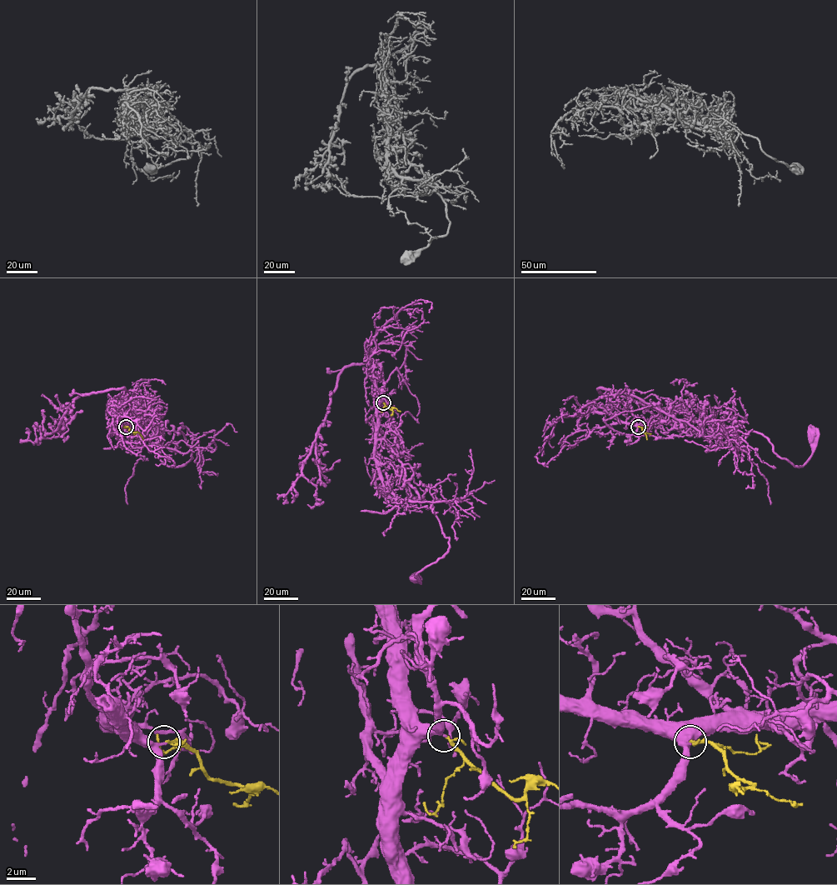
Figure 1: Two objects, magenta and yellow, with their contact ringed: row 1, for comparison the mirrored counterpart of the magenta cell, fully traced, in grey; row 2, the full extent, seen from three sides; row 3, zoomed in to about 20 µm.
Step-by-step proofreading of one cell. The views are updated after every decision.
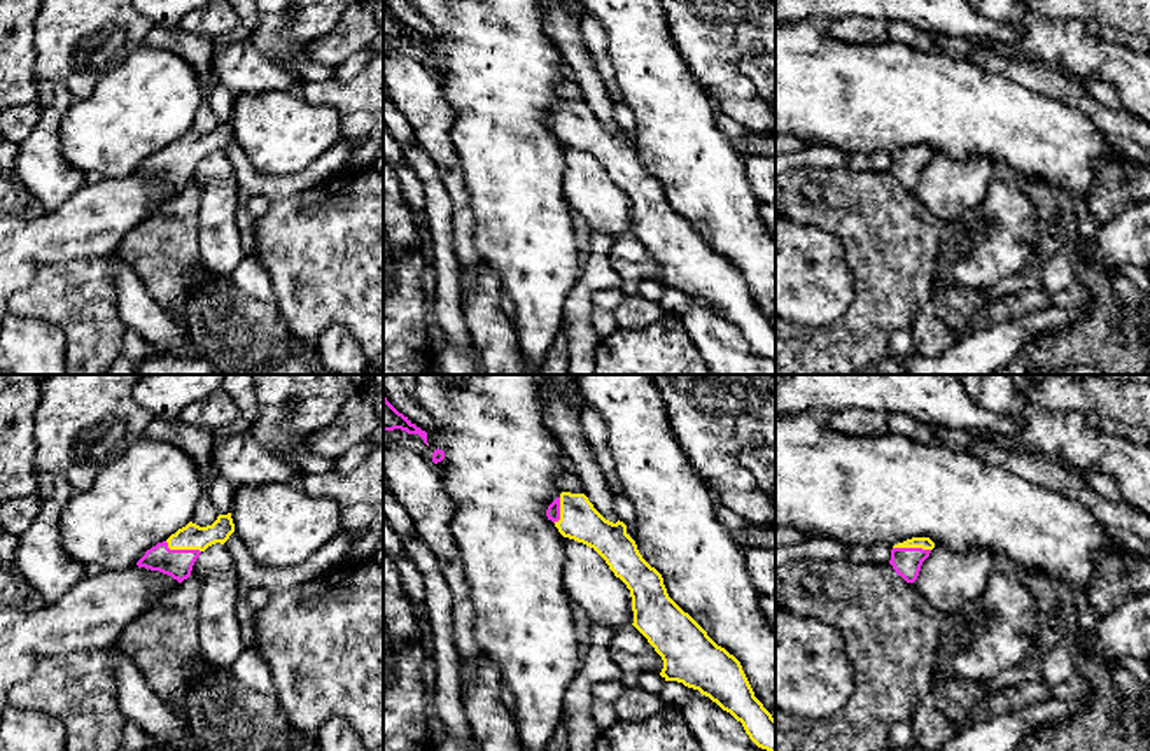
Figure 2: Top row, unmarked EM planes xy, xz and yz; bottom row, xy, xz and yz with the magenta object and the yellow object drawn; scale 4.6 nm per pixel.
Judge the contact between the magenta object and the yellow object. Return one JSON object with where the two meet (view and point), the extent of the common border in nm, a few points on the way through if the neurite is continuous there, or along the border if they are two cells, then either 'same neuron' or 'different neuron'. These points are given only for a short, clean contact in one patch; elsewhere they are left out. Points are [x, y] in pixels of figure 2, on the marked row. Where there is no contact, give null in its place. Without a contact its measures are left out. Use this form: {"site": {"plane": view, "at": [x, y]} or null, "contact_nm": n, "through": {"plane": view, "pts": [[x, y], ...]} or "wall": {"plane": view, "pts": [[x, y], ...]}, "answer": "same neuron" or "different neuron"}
{"site": {"plane": "xy", "at": [182, 550]}, "contact_nm": 180, "answer": "same neuron"}

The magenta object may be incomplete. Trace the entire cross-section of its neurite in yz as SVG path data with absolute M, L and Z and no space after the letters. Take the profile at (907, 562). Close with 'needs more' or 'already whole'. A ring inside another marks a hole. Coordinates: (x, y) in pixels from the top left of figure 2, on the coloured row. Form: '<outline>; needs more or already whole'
M929 537L907 539L893 546L889 564L907 583L914 583L933 548L935 543Z; needs more

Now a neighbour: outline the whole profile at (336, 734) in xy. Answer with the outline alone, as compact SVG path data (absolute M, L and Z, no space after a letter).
M341 718L327 719L319 730L320 751L366 751L361 735Z

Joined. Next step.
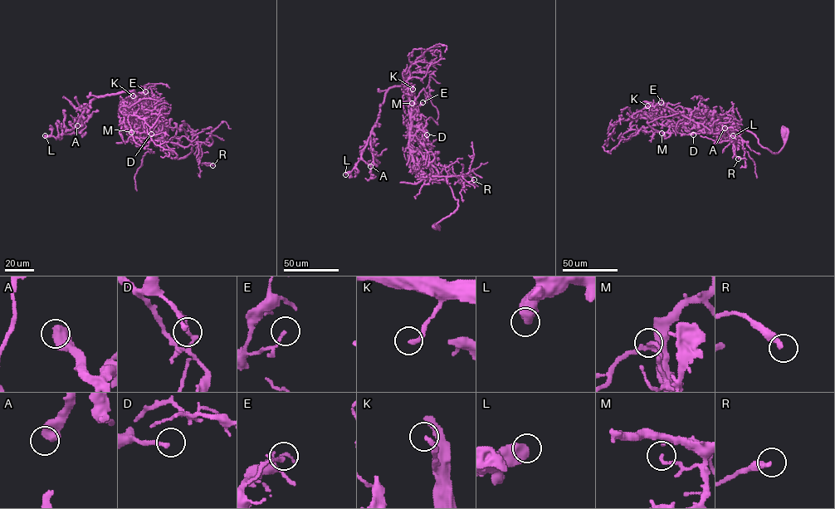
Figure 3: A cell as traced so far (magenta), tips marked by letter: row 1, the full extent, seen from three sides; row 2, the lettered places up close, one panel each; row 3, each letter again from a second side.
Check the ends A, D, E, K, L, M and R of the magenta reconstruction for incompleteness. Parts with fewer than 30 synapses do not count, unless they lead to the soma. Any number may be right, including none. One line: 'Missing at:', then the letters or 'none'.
Missing at: A, K, R

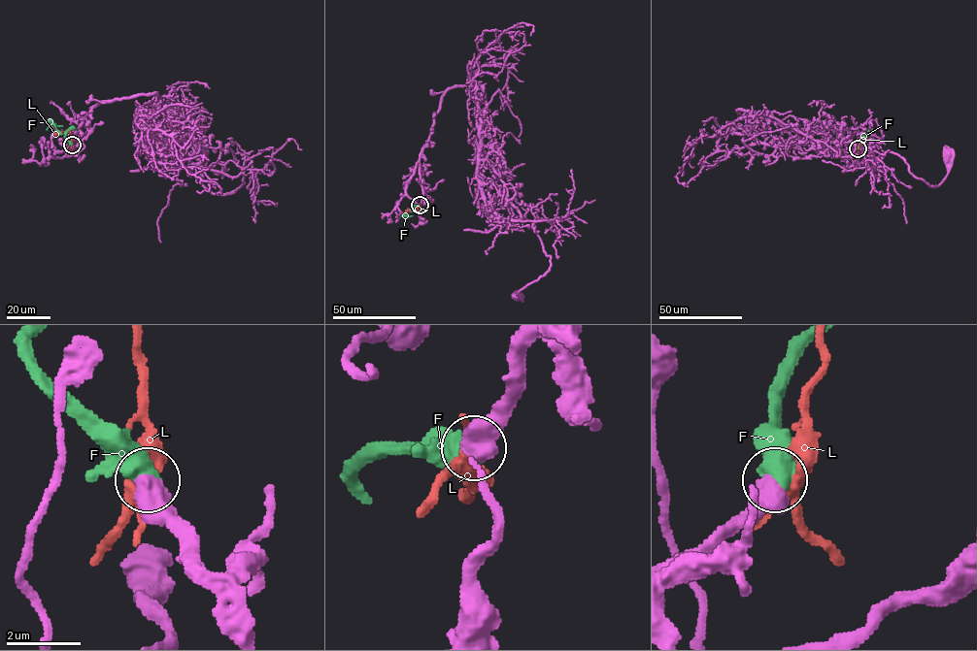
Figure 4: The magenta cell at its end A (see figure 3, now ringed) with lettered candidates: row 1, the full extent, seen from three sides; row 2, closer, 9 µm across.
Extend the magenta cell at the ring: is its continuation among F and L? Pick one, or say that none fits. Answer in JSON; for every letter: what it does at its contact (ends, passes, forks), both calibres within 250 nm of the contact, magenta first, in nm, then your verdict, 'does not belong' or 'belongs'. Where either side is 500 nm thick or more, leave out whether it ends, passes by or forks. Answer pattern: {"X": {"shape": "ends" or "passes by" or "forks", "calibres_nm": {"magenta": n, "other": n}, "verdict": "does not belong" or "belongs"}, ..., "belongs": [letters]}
{"F": {"calibres_nm": {"magenta": 700, "other": 650}, "verdict": "belongs"}, "L": {"calibres_nm": {"magenta": 800, "other": 200}, "verdict": "does not belong"}, "belongs": ["F"]}

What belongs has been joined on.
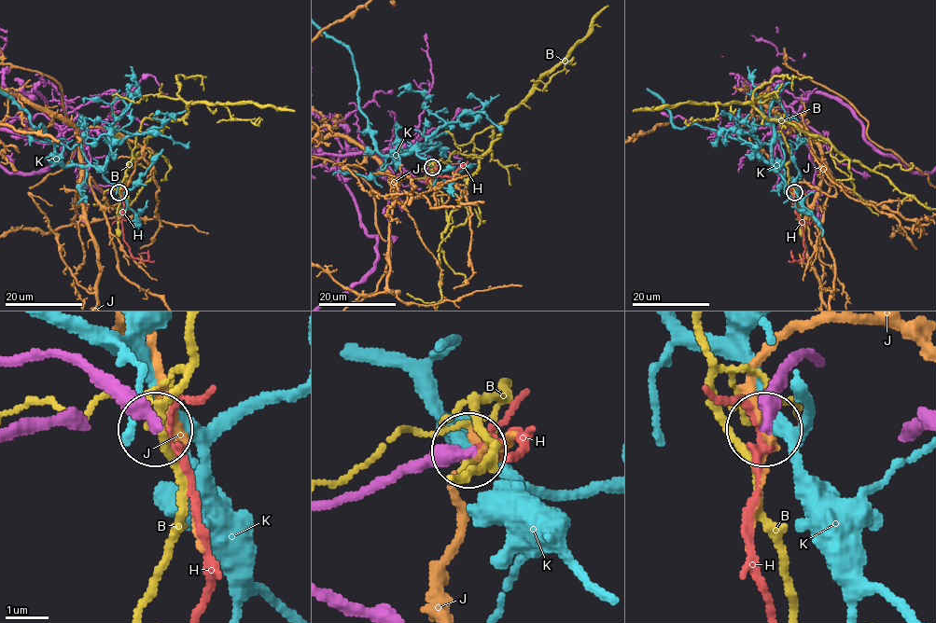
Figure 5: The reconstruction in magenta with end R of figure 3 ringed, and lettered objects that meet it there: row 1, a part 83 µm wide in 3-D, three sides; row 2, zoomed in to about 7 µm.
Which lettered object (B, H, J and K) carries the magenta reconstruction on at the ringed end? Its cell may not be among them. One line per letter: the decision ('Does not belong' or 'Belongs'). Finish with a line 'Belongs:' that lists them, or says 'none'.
B: Does not belong
H: Belongs
J: Does not belong
K: Does not belong
Belongs: H

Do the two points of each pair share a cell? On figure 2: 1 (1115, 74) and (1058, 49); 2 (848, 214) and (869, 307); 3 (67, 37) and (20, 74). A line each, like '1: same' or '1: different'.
1: same
2: same
3: different

